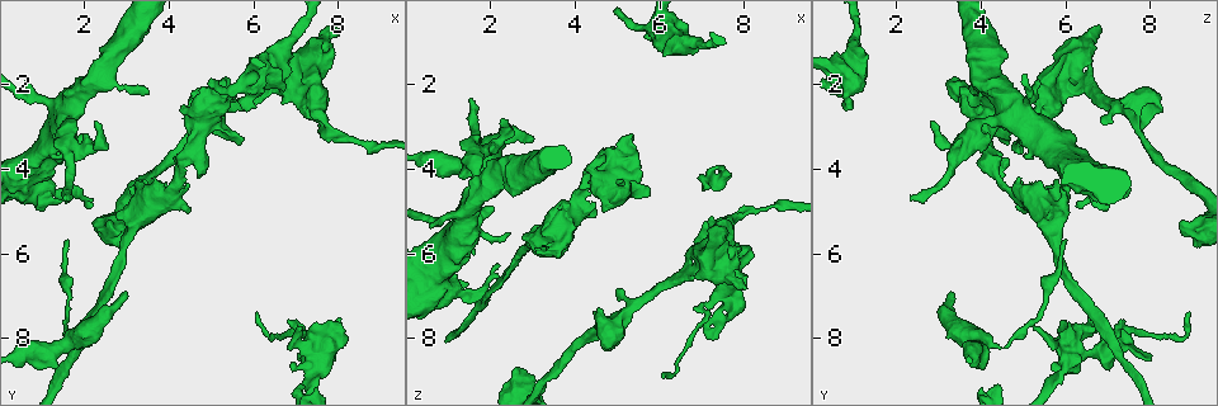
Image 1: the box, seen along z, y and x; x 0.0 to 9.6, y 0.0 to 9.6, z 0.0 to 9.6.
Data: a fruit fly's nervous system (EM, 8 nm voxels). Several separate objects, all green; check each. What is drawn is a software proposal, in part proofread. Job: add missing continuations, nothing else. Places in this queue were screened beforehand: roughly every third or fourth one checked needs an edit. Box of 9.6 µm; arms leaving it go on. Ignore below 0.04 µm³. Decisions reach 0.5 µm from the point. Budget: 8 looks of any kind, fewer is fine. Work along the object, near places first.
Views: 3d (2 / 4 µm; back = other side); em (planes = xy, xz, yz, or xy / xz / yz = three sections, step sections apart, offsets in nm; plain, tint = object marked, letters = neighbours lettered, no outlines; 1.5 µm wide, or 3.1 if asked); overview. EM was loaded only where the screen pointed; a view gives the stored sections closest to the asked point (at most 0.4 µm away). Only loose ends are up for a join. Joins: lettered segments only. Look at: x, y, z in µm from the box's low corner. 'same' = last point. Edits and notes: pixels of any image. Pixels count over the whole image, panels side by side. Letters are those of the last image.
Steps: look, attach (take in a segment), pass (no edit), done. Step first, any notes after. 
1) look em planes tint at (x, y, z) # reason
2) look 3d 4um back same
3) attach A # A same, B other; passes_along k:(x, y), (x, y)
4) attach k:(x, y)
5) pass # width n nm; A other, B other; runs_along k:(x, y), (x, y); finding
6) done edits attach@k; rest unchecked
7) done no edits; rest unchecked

look em planes tint at (6.05, 7.40, 9.00) # long arm stops here

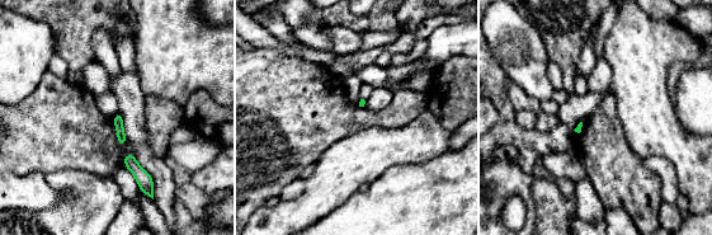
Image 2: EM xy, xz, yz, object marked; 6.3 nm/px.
look em planes letters same # see the neighbours

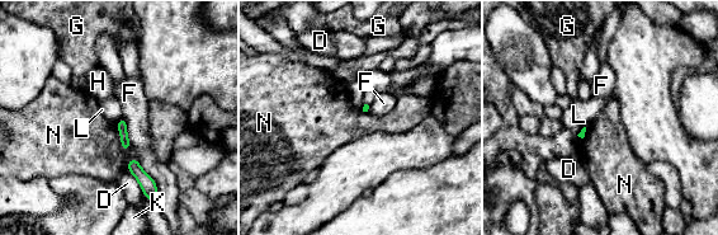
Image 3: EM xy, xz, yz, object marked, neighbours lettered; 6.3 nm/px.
pass # D other, F other, G other, H other, K other, L other, N other; border 3:(116, 122), (121, 146), (127, 151); no lettered segment goes on from it

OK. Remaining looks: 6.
look 3d 2um at (3.05, 7.00, 3.35) # free end

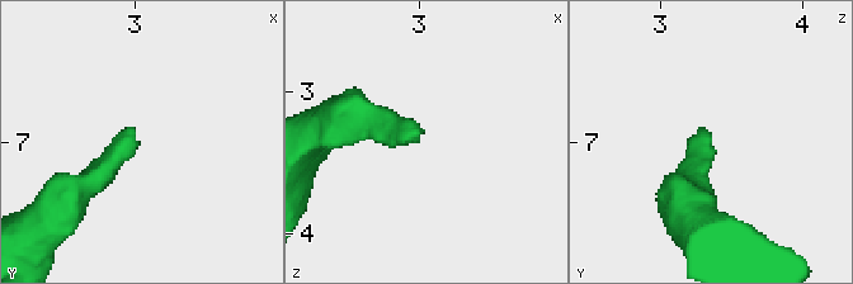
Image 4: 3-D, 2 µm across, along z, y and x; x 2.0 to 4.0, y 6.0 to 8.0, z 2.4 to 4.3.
look em planes tint at (3.00, 6.96, 3.34) # now the EM

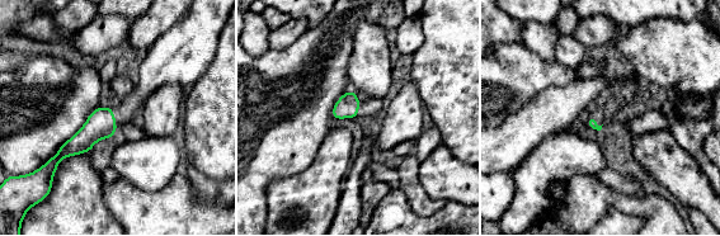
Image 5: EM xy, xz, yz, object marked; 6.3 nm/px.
look em planes letters same

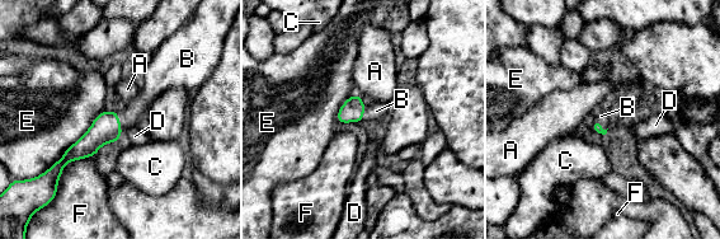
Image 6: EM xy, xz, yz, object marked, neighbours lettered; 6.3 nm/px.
attach B # A other, B same, C other, D other, E other, F other; passes_along 6:(106, 129), (120, 122), (128, 115); it goes on there

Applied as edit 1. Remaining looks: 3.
look overview

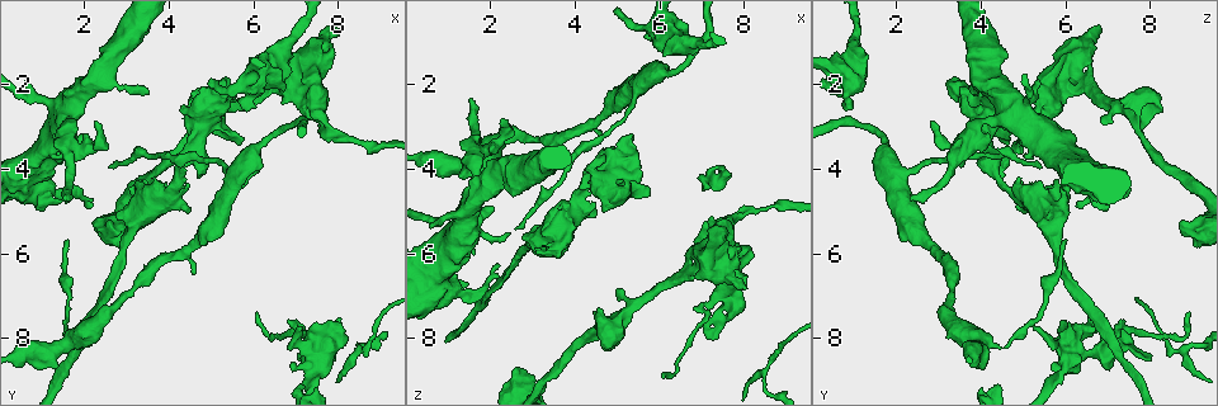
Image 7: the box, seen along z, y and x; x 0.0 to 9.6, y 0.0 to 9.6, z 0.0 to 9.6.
look em yz step 4 letters at (1.55, 4.70, 2.35)

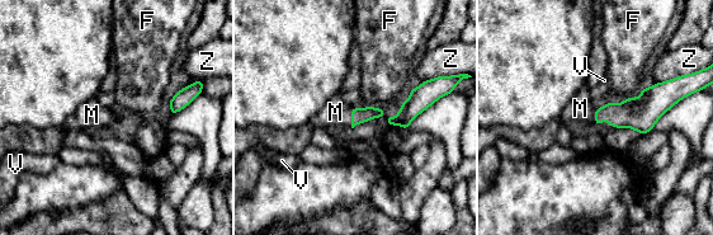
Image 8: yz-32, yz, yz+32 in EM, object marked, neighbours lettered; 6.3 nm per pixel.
look em planes letters same # another direction

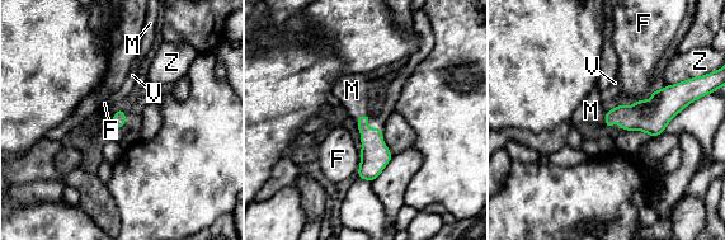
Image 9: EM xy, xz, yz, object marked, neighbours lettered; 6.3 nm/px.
attach M # F other, M same, V other, Z other; passes_along 9:(375, 153), (362, 116), (352, 90); the neuron continues

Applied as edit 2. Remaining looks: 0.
done edits attach@6, attach@9; rest unchecked

